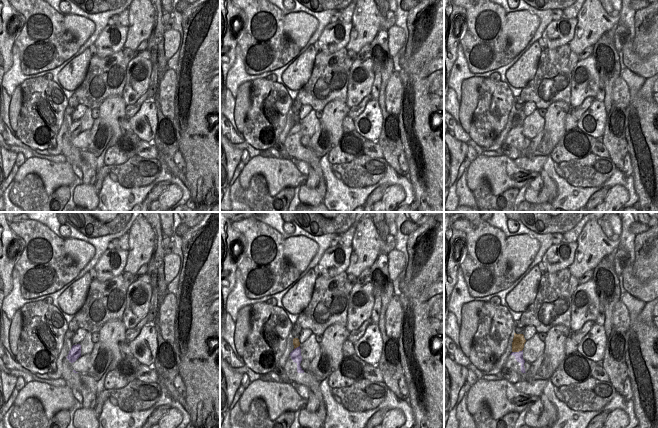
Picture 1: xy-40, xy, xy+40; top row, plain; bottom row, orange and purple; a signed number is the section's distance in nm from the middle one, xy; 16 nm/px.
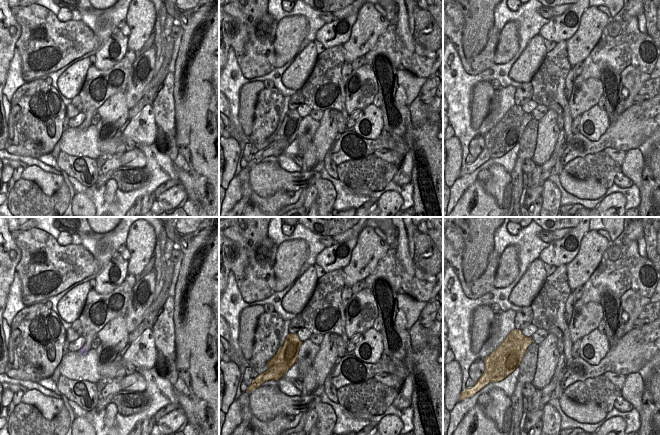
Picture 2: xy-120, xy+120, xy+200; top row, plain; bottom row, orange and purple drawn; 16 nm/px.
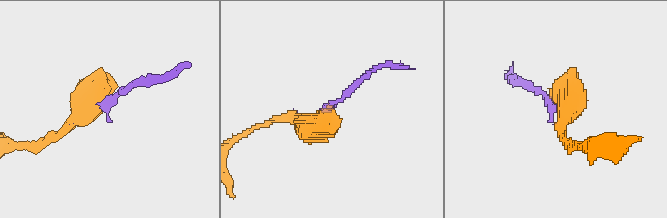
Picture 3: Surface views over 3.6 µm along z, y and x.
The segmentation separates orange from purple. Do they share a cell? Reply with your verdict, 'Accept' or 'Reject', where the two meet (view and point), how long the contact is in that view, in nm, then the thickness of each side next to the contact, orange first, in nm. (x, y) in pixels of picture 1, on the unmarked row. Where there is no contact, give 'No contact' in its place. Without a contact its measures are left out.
Accept. Touches orange at xy+40 (517, 127). Shared border 180 nm. Thickness 190 nm (orange) against 130 nm.

